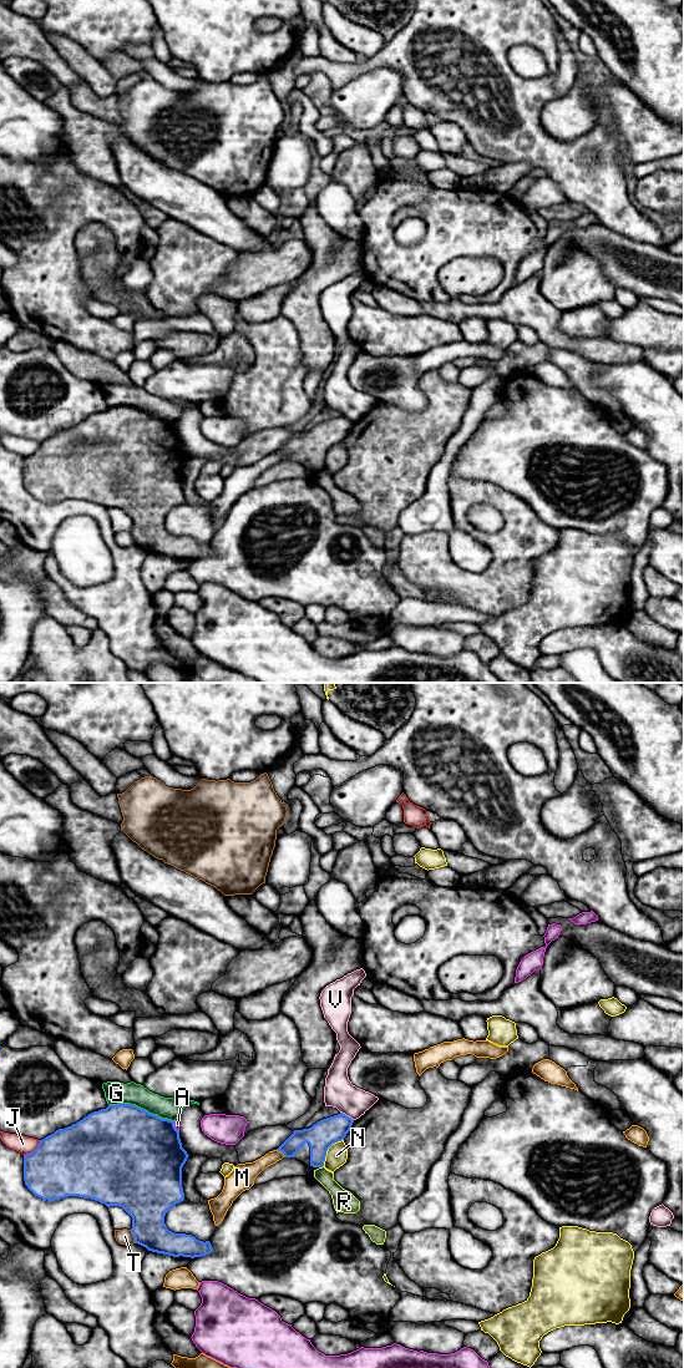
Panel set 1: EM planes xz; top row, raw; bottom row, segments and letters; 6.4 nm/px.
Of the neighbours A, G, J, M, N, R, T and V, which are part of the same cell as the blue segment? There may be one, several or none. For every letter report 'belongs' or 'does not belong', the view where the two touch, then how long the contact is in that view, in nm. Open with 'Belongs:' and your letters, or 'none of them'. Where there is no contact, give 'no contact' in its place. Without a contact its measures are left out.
Belongs: none of them
A: does not belong; meets blue in xz; contact 80 nm long
G: does not belong; meets blue in xz; contact 440 nm long
J: does not belong; meets blue in xz; contact 150 nm long
M: does not belong; meets blue in xz; contact 80 nm long
N: does not belong; meets blue in xz; contact 220 nm long
R: does not belong; meets blue in xz; contact 40 nm long
T: does not belong; meets blue in xz; contact 100 nm long
V: does not belong; meets blue in xz; contact 110 nm long

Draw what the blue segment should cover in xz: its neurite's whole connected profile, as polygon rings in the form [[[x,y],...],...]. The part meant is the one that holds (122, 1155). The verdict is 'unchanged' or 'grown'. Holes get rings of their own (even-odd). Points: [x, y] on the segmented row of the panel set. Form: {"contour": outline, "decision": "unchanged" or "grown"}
{"contour": [[[131,1104],[108,1105],[40,1140],[32,1152],[24,1155],[24,1180],[27,1189],[42,1200],[78,1196],[98,1201],[107,1207],[120,1206],[132,1217],[131,1230],[136,1243],[152,1252],[194,1258],[209,1255],[213,1251],[211,1242],[199,1241],[192,1235],[174,1233],[164,1223],[164,1216],[171,1207],[184,1200],[182,1167],[188,1156],[182,1147],[174,1121]]], "decision": "unchanged"}

